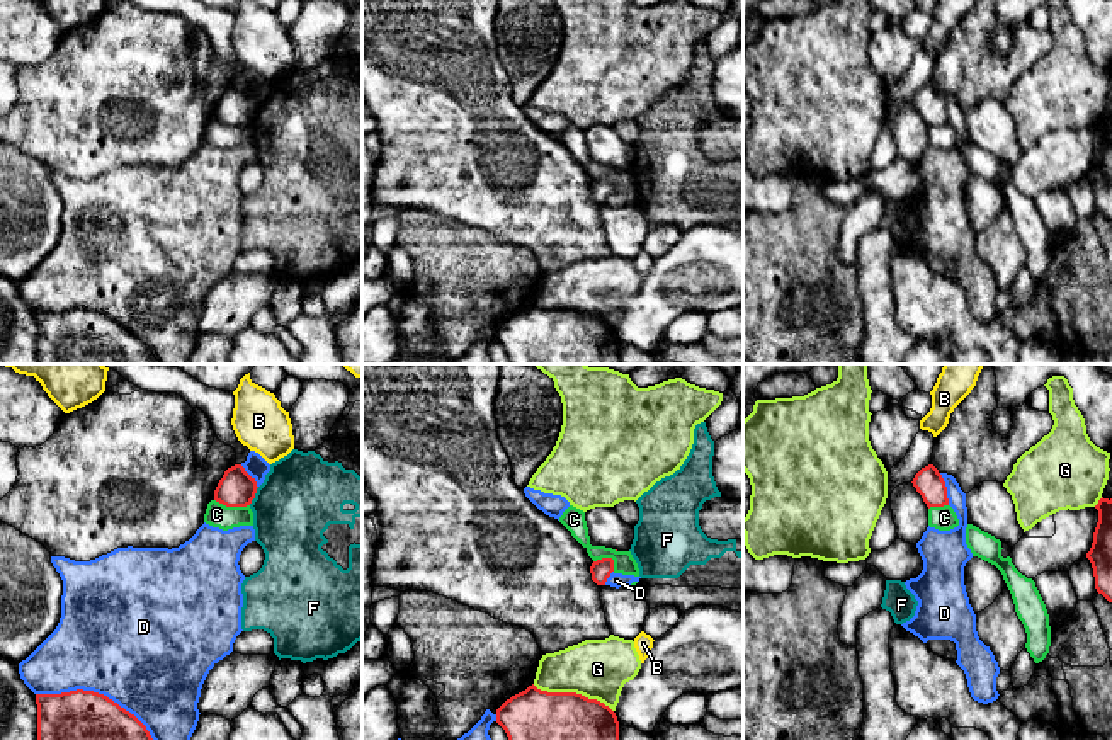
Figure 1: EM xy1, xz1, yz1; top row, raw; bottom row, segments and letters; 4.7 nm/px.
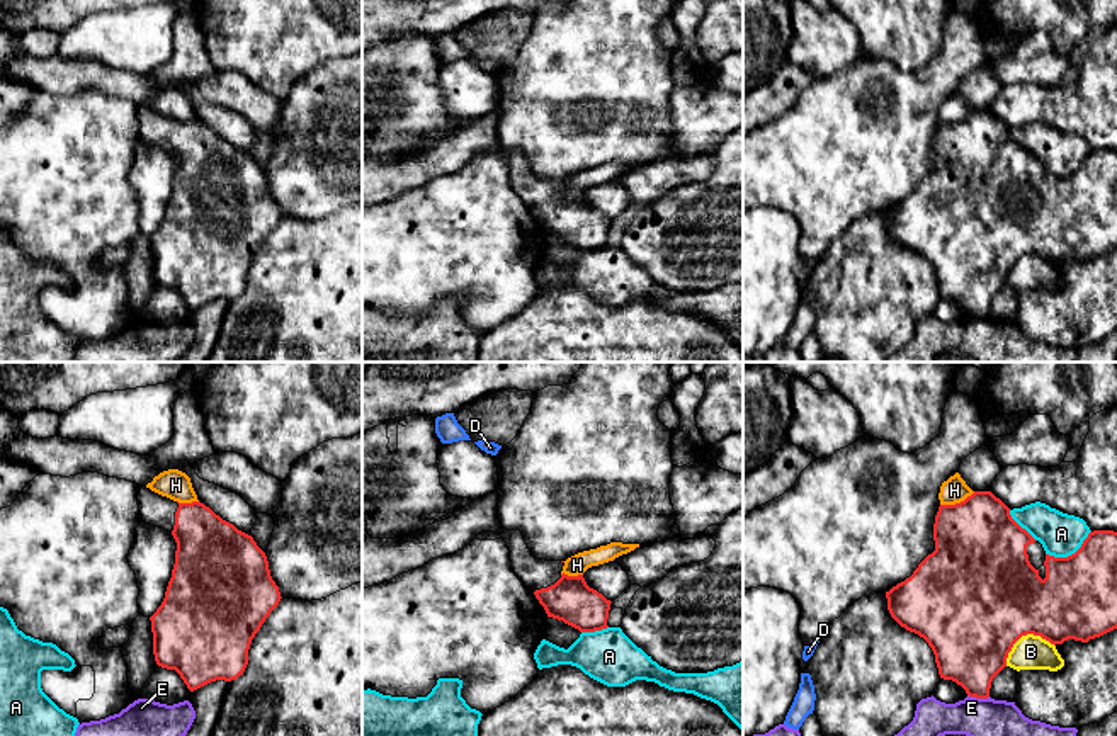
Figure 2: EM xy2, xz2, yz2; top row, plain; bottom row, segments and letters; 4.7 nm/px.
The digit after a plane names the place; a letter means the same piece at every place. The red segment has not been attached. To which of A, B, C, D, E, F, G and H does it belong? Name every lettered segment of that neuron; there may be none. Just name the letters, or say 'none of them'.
none of them

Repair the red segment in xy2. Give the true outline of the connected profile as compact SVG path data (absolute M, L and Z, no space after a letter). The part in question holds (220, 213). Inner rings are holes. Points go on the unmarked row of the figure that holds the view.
M139 105L138 124L141 141L168 150L177 161L175 184L165 218L150 236L156 284L175 289L190 311L216 299L236 299L248 284L252 258L282 218L270 195L265 172L252 155L238 150L201 121L177 122L146 105Z

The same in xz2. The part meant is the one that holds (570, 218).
M498 109L488 112L420 151L398 158L372 158L367 141L362 141L362 209L454 173L481 151L495 151L507 161L513 192L534 211L547 236L580 252L607 248L612 221L590 207L583 194L564 194L564 182L536 178L520 150L502 146L498 116Z

